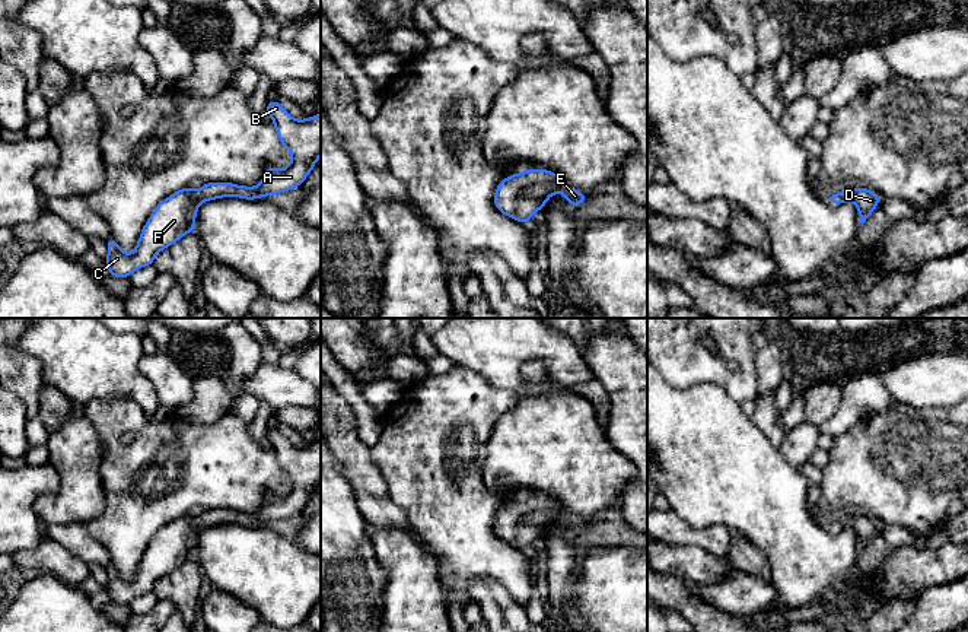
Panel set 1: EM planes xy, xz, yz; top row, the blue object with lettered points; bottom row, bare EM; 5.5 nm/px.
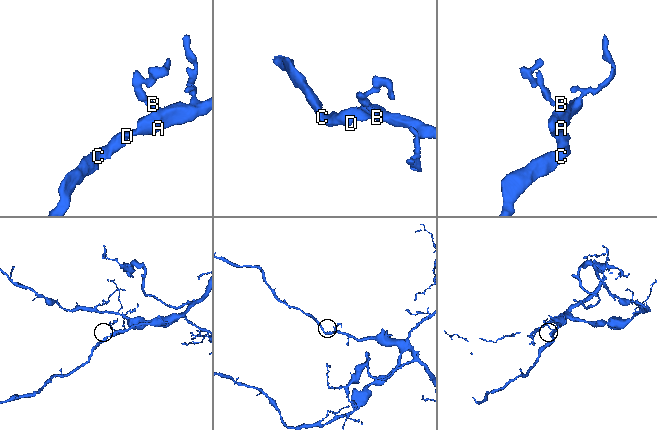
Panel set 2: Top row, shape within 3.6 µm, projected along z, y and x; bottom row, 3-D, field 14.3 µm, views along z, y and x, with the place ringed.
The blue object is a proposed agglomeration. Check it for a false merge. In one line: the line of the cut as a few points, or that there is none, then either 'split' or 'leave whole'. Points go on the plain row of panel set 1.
no cut; leave whole

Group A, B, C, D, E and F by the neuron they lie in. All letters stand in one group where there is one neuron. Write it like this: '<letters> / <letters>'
A B C D E F

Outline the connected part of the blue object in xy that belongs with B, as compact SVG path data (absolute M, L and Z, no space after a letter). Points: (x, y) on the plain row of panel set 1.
M278 428L267 431L278 467L292 480L292 489L283 496L265 495L264 505L255 514L232 509L206 509L200 517L181 515L160 528L141 556L131 581L125 581L114 565L106 566L105 587L111 604L128 604L137 596L153 591L155 584L184 562L194 559L198 533L222 524L246 527L286 520L299 514L321 483L321 441L294 447Z

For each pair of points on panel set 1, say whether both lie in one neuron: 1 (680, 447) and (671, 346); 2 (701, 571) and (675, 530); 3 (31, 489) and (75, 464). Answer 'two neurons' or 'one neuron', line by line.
1: two neurons
2: two neurons
3: two neurons

